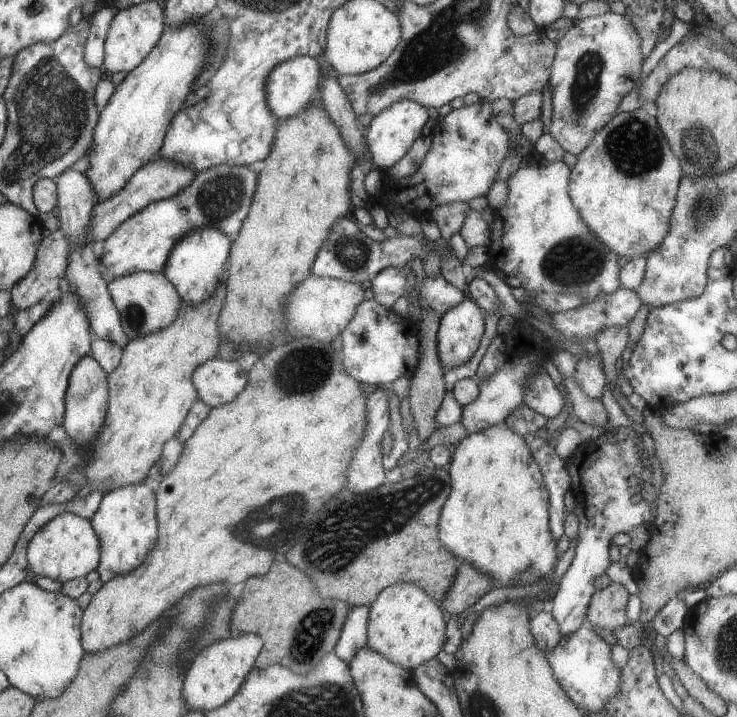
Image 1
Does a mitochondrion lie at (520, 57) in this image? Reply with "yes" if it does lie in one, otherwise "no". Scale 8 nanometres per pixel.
no

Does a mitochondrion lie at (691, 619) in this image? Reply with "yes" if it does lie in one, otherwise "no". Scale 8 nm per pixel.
no

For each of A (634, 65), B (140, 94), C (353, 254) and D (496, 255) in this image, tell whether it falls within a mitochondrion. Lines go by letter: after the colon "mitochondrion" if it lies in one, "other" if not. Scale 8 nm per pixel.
A: other
B: other
C: mitochondrion
D: other

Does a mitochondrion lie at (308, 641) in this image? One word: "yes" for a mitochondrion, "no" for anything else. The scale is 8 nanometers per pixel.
yes

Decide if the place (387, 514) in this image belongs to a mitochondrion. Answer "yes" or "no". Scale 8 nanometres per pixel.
yes

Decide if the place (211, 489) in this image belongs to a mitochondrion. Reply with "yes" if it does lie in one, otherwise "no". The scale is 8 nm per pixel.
no

